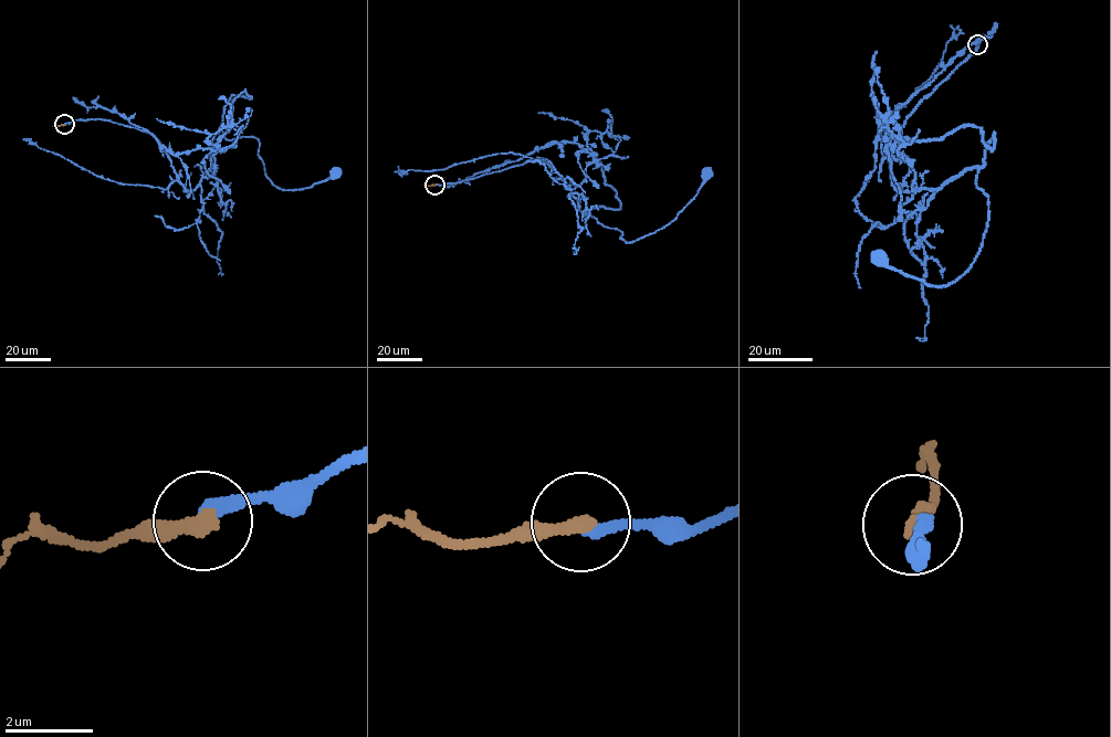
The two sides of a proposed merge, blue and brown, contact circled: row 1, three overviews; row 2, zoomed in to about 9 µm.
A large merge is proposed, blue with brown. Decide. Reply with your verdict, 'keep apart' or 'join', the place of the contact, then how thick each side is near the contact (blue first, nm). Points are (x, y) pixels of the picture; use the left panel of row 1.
join | (64, 124) | 320/360 nm

